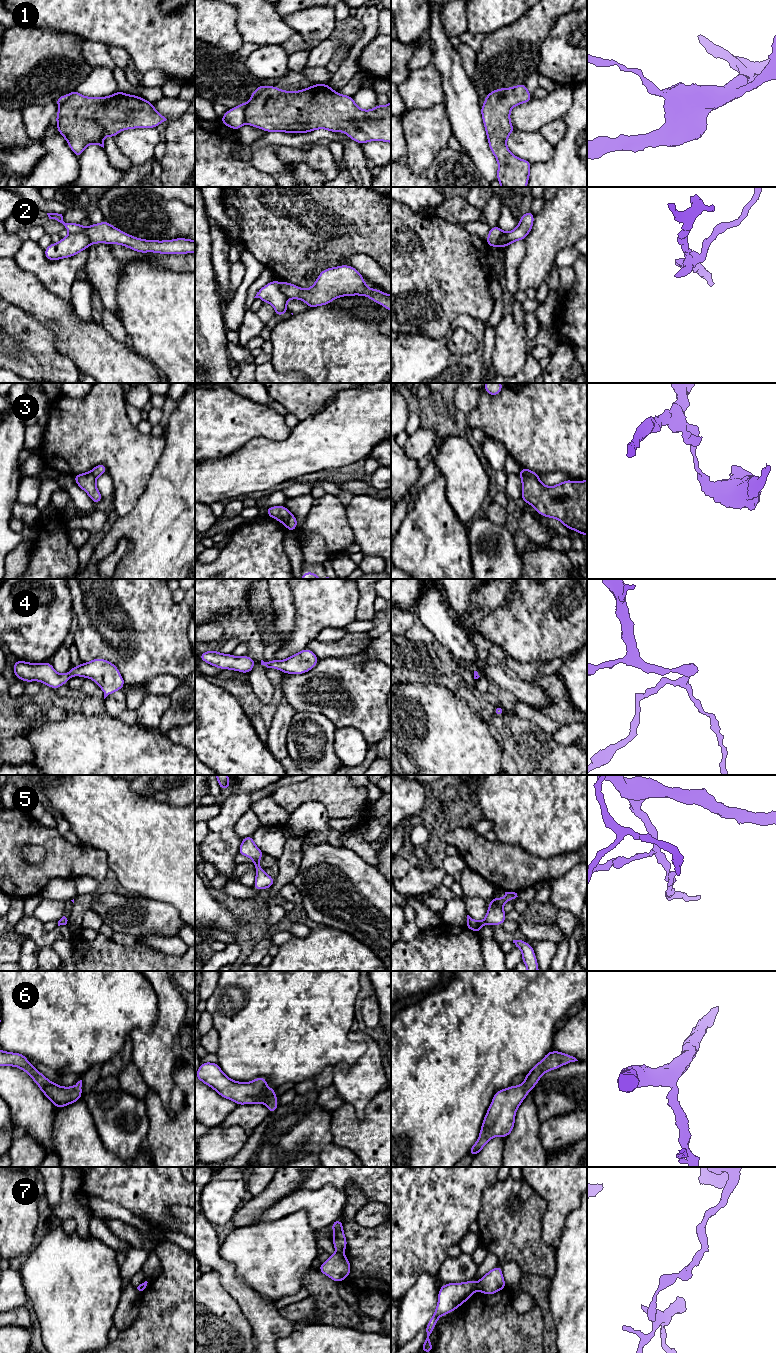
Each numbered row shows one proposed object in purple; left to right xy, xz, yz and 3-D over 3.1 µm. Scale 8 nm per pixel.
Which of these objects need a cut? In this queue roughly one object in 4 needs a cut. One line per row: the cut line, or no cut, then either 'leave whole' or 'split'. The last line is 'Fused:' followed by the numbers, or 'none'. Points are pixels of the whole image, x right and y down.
1: cut xz (249, 103), (245, 109), (244, 121); split
2: cut xy (70, 233), (83, 233), (90, 243); split
3: cut yz (520, 471), (528, 476), (538, 478); split
4: cut none; leave whole
5: cut none; leave whole
6: cut none; leave whole
7: cut yz (475, 1283), (476, 1289); split
Fused: 1, 2, 3, 7

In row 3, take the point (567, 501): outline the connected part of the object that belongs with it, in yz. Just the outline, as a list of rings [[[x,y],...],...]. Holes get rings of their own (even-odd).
[[[518,473],[522,480],[522,501],[532,505],[537,513],[558,519],[565,527],[587,535],[587,480],[577,483],[568,479],[553,487],[544,485],[539,478],[531,478]]]

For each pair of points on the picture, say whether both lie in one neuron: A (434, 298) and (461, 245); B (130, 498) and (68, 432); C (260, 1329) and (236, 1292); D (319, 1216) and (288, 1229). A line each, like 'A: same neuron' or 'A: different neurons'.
A: same neuron
B: same neuron
C: same neuron
D: different neurons

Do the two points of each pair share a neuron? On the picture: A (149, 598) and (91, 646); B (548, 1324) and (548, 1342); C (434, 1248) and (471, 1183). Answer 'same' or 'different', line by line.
A: same
B: same
C: same

